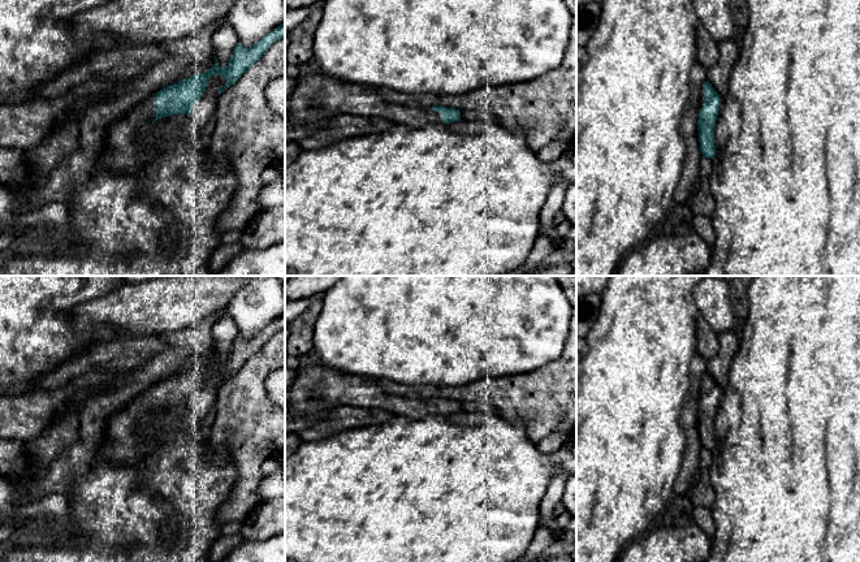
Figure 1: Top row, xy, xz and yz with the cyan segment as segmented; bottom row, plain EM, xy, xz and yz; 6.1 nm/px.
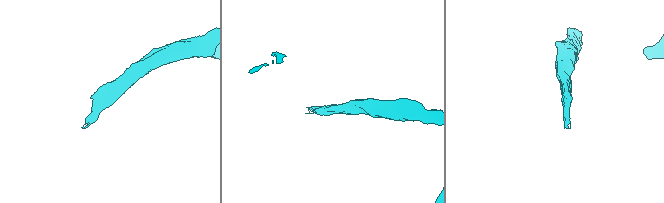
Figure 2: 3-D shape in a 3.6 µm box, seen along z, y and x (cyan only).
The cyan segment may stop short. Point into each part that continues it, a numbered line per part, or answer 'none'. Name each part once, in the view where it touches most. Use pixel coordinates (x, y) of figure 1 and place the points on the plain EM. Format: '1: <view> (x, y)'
1: xy (120, 444)

